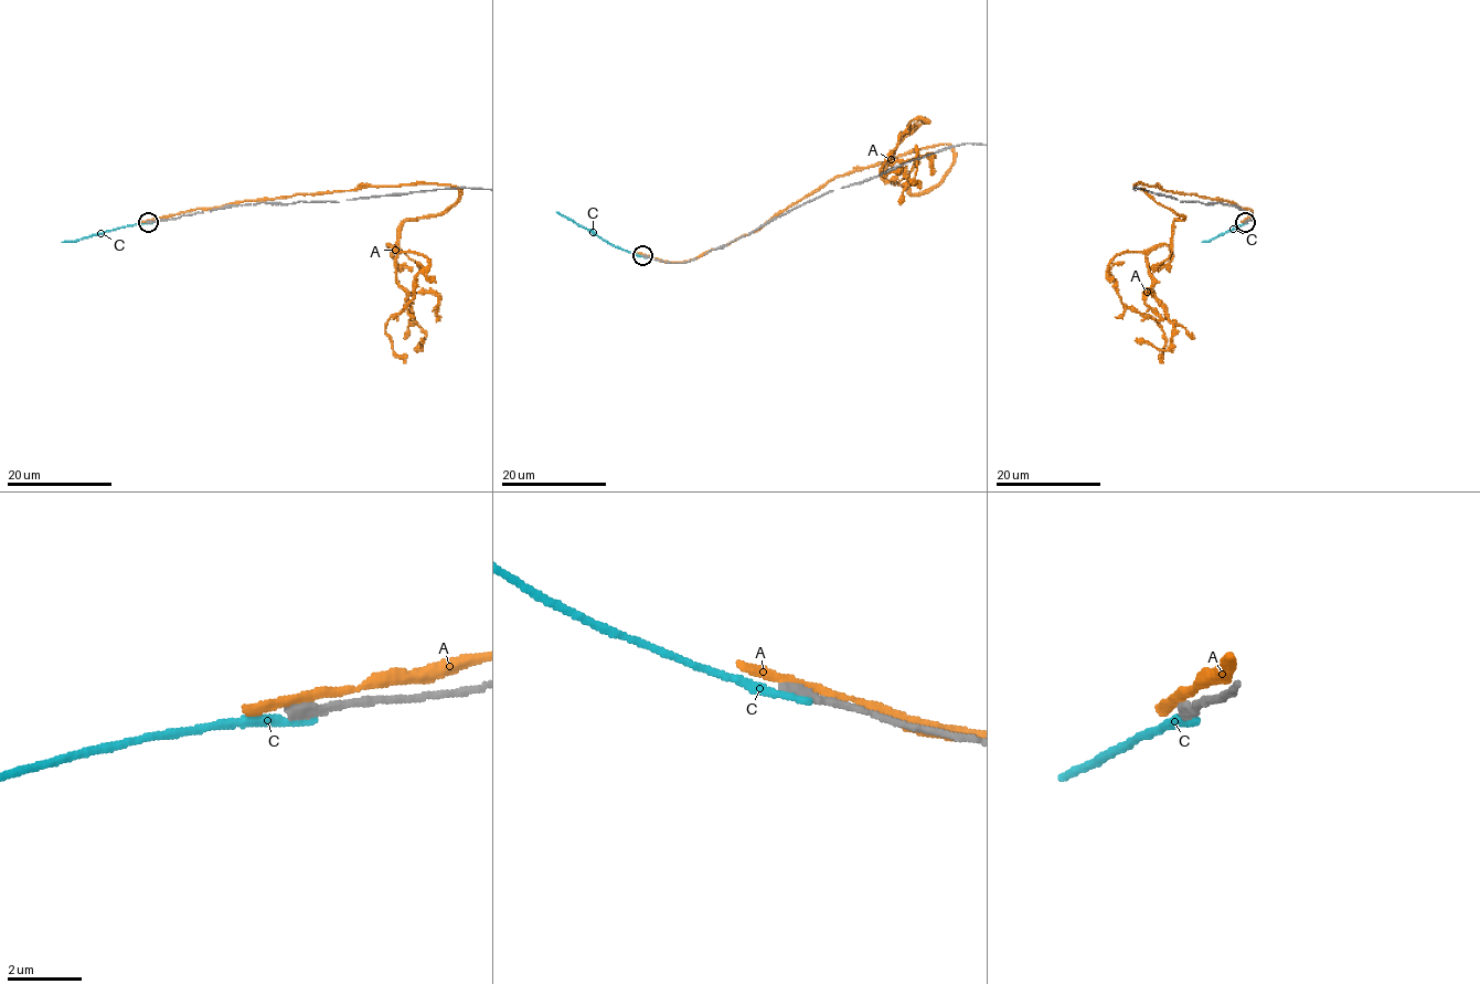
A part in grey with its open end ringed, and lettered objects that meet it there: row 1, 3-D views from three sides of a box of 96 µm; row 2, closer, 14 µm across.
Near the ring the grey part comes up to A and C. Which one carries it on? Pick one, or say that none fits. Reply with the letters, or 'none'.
none

